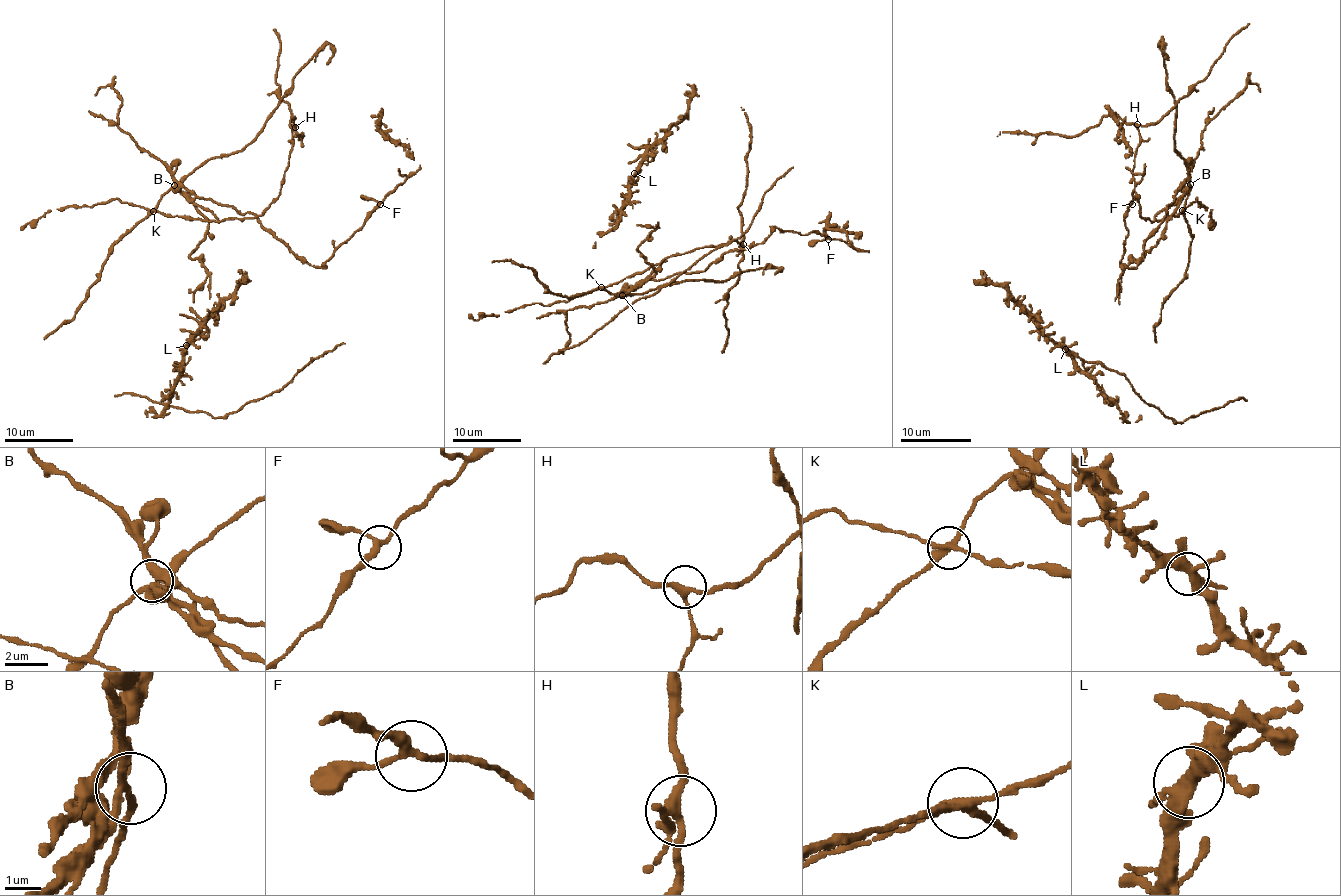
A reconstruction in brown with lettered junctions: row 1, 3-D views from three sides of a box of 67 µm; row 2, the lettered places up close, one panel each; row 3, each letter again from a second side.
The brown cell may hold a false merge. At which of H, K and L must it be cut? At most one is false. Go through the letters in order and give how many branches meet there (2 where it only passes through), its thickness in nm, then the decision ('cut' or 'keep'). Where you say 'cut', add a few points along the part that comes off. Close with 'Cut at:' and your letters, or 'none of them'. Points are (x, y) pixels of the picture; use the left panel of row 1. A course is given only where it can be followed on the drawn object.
H: 3 branches meet; 240 nm thick; keep
K: 4 branches meet; 240 nm thick; cut; foreign part runs (154, 211), (176, 187), (252, 213), (321, 266), (404, 182), (399, 168)
L: 4 branches meet; 380 nm thick; keep
Cut at: K

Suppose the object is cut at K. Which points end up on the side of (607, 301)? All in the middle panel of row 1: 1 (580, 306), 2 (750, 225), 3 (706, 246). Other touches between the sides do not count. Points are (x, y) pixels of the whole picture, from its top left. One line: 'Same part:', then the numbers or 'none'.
Same part: 1

